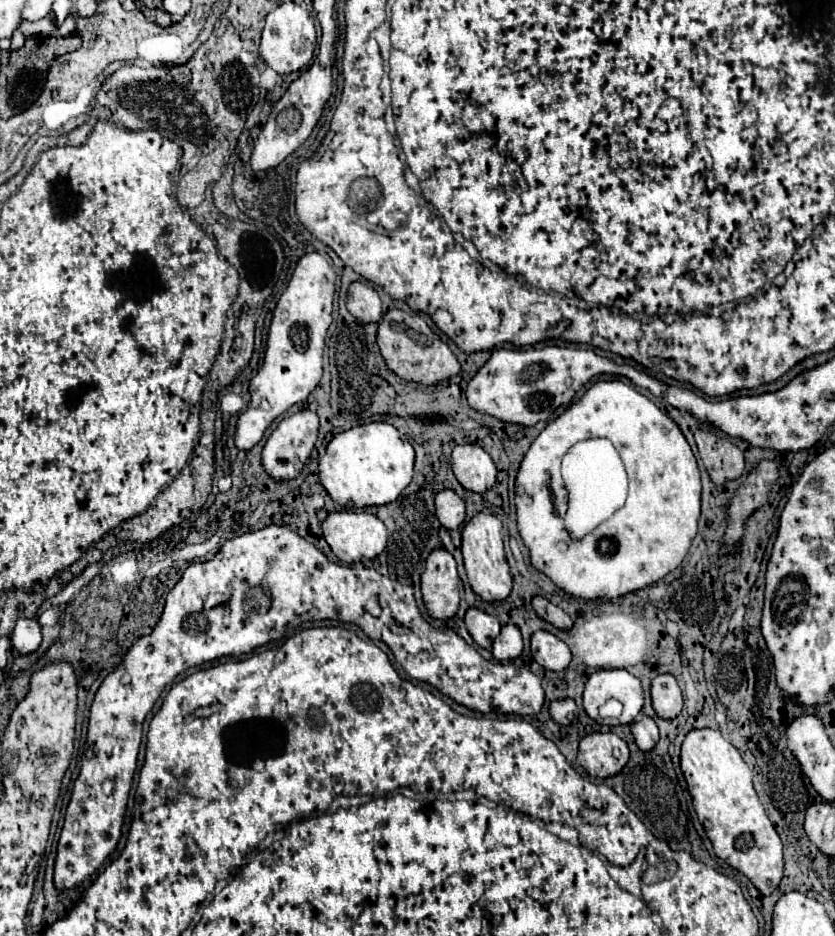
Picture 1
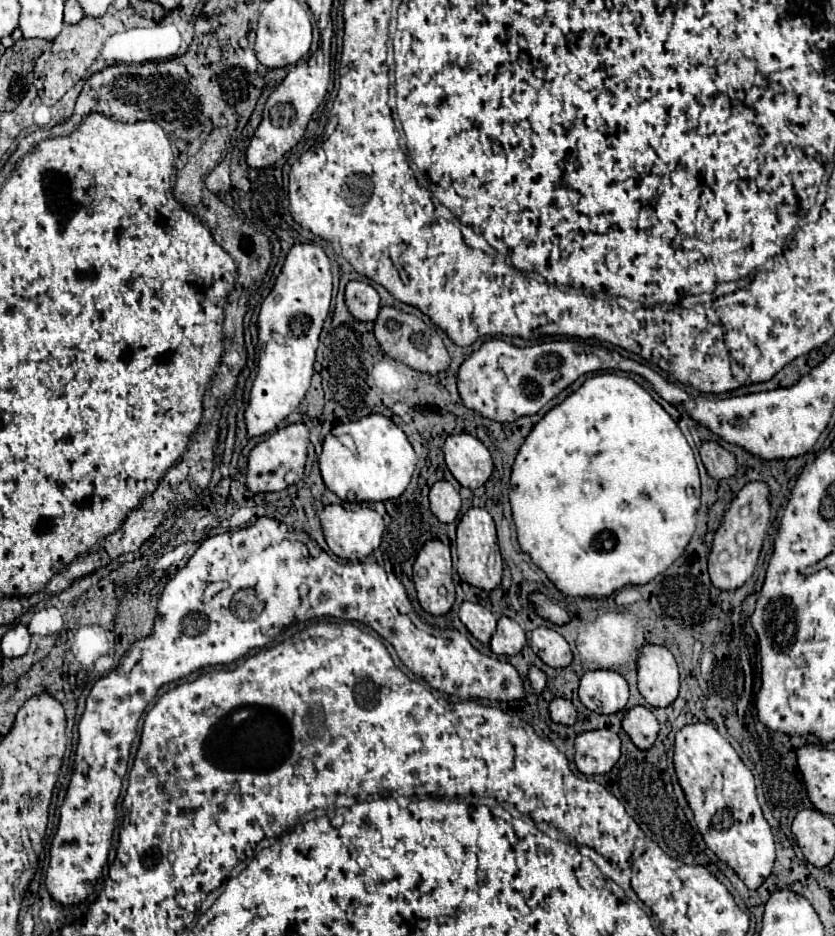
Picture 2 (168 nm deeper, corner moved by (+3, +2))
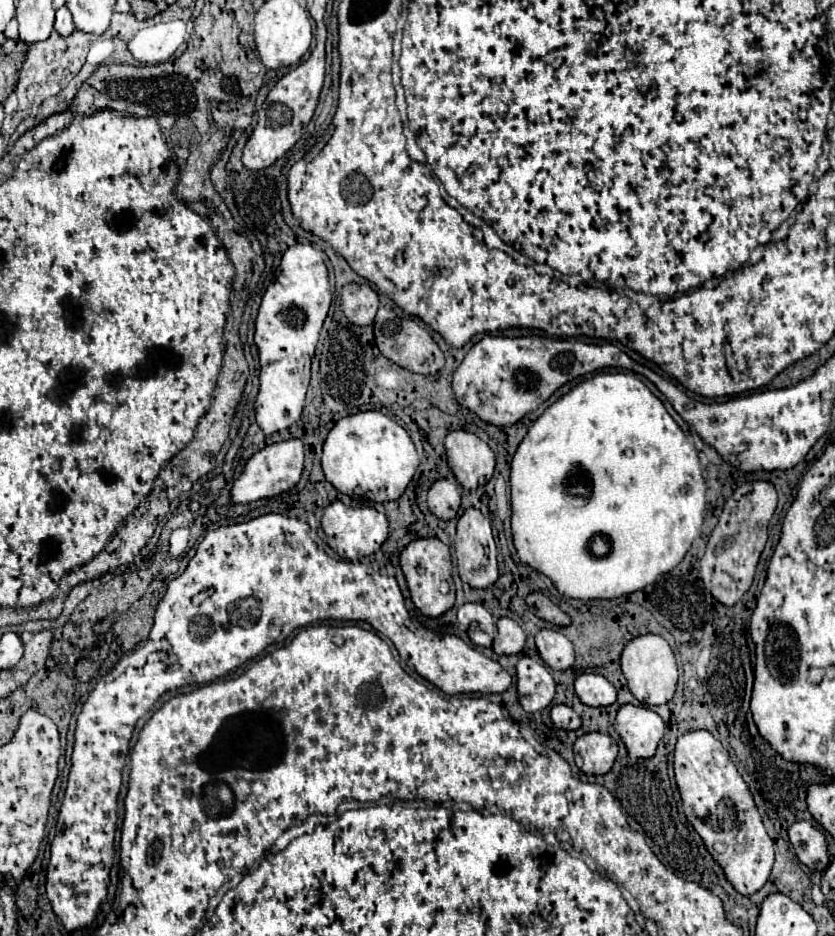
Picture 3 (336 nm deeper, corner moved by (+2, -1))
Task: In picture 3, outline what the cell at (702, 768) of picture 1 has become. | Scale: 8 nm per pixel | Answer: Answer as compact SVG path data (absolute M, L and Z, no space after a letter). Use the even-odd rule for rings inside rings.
M707 730L679 736L675 746L675 782L687 820L703 838L707 852L723 868L731 886L745 896L755 894L773 868L773 840L767 836L747 784L731 762L727 750Z

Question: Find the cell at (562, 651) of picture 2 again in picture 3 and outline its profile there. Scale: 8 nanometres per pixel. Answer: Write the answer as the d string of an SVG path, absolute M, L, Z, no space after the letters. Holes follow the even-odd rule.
M539 630L535 636L539 656L551 670L567 670L573 666L573 644L555 630Z

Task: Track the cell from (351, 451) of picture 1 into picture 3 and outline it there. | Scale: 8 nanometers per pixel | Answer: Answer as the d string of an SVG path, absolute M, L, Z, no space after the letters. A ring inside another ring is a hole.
M371 410L341 418L331 428L323 444L321 464L325 478L339 492L351 498L389 502L397 500L405 492L419 466L419 456L403 426L399 426L393 418Z

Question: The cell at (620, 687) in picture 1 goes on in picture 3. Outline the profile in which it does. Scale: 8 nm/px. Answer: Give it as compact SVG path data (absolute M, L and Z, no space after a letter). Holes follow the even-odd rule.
M581 674L575 680L575 694L587 706L609 706L617 700L613 684L601 674Z

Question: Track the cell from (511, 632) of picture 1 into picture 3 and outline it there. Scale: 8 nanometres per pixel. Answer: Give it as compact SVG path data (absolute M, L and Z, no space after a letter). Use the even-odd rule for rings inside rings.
M499 618L497 636L493 640L493 650L497 654L519 654L525 646L523 628L511 618Z

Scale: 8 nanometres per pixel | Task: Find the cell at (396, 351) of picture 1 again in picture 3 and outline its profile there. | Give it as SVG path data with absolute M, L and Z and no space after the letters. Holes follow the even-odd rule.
M379 308L373 326L375 326L375 344L377 344L379 352L387 360L395 362L397 366L411 370L415 374L435 374L443 368L443 364L445 364L443 352L433 342L429 332L425 328L421 328L419 324L415 324L411 318L397 318L397 314L393 310Z

